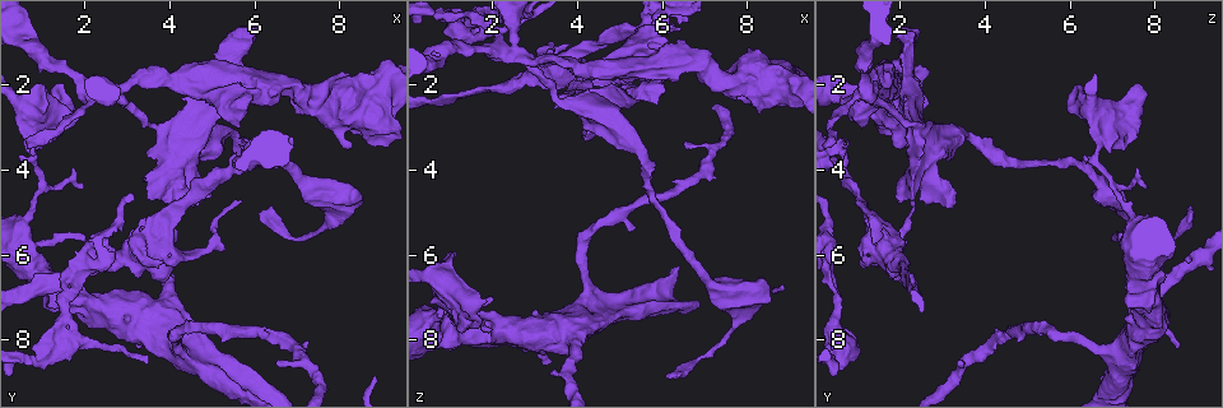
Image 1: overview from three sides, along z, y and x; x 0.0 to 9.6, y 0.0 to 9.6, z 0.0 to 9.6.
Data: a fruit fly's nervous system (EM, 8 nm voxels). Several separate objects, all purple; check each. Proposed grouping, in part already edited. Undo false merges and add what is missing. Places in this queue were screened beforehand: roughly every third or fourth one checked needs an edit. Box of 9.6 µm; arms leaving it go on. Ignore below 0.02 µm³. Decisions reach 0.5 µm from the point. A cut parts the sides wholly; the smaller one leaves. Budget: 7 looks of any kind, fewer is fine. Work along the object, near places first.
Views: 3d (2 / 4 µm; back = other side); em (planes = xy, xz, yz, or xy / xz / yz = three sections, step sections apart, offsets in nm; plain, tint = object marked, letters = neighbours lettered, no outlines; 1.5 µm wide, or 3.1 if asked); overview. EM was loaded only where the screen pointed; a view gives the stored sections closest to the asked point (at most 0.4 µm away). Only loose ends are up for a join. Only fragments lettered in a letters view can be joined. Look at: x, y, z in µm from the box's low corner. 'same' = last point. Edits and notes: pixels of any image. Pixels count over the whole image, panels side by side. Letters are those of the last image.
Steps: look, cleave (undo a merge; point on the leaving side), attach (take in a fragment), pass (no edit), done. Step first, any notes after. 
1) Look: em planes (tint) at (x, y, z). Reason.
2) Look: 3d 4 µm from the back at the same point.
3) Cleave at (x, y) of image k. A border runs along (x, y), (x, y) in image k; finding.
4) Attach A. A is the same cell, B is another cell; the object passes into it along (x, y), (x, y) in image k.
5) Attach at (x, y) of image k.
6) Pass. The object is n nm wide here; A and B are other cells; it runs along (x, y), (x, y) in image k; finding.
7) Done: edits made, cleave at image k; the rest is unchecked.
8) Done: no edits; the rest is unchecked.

Look: 3d 4 µm at (1.95, 5.60, 7.00). Thin end.

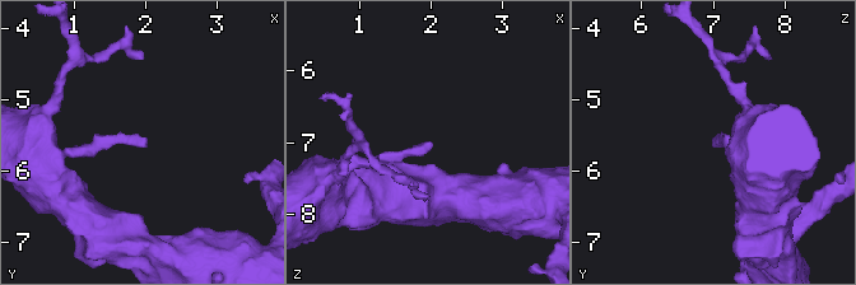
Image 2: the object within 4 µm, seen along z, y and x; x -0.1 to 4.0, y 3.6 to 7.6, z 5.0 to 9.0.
Look: em yz step 4 (letters) at (1.95, 5.55, 7.00).

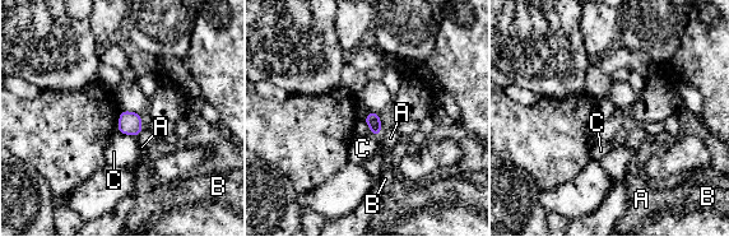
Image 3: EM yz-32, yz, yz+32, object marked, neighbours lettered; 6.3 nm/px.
Pass. A, B and C are other cells; a border runs along (119, 130), (137, 136) in image 3; no lettered fragment goes on from it.

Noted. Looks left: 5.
Look: 3d 2 µm at (0.75, 3.75, 6.65). Sharp bend.

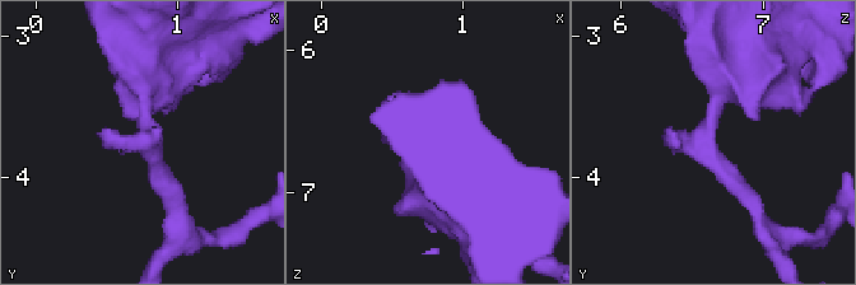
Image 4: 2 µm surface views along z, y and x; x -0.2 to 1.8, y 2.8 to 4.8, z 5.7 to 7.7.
Look: em planes (plain) at (0.80, 3.72, 6.60). Shape alone is not enough.

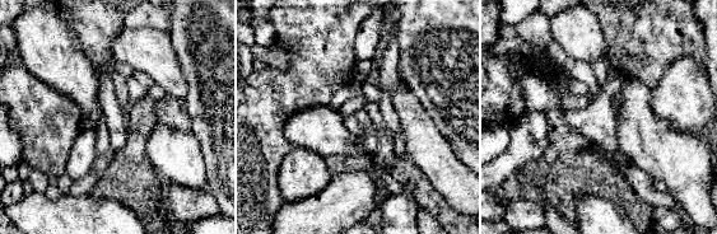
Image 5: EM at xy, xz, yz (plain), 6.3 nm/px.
Look: em planes (letters) at the same point.

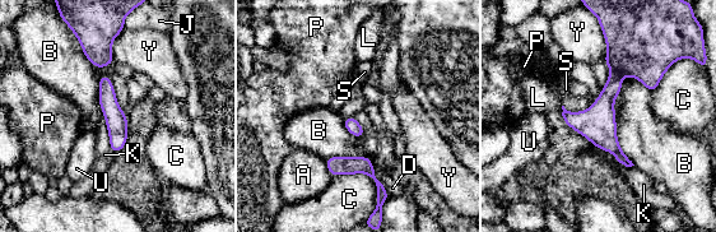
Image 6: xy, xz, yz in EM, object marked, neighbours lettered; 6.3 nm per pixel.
Cleave at (642, 42) of image 6. The longest contact is with C, 320 nm; A, B, C, D, J, K, L, P, S, U and Y are other cells; a border runs along (613, 70), (622, 77) in image 6; two neurons meet here.

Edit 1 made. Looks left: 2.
Done: edits made, cleave at image 6; the rest is unchecked.

